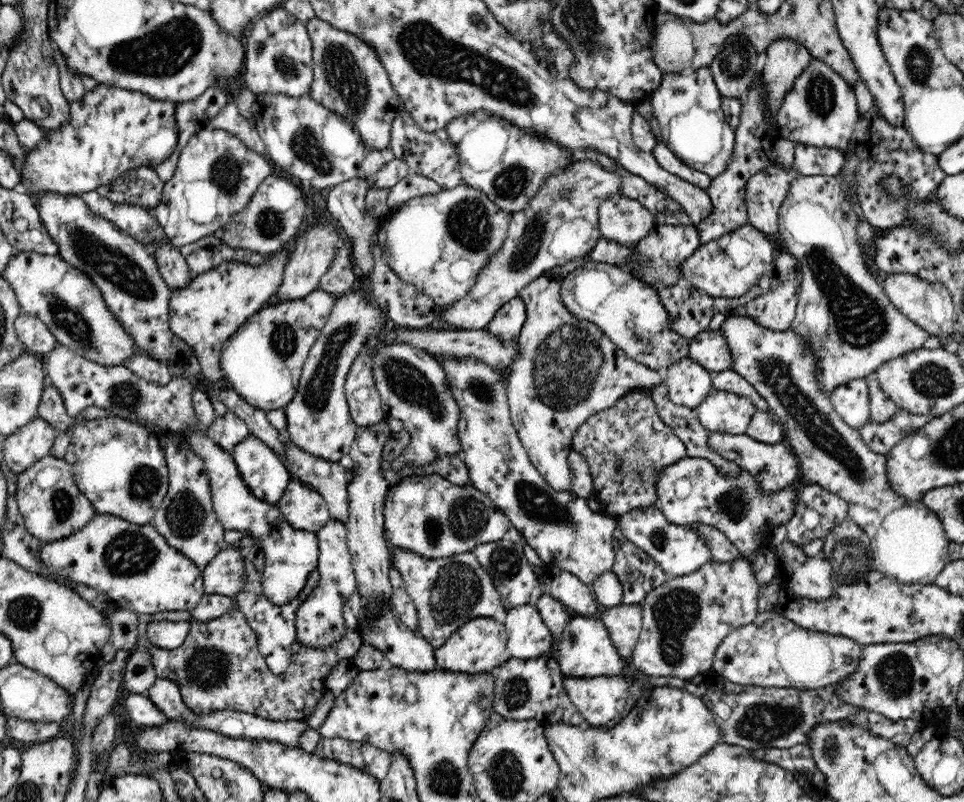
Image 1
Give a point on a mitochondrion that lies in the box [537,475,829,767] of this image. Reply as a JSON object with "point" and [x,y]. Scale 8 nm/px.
{"point":[675,613]}

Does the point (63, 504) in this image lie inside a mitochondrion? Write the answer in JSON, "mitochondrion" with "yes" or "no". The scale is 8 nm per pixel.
{"mitochondrion":"yes"}

